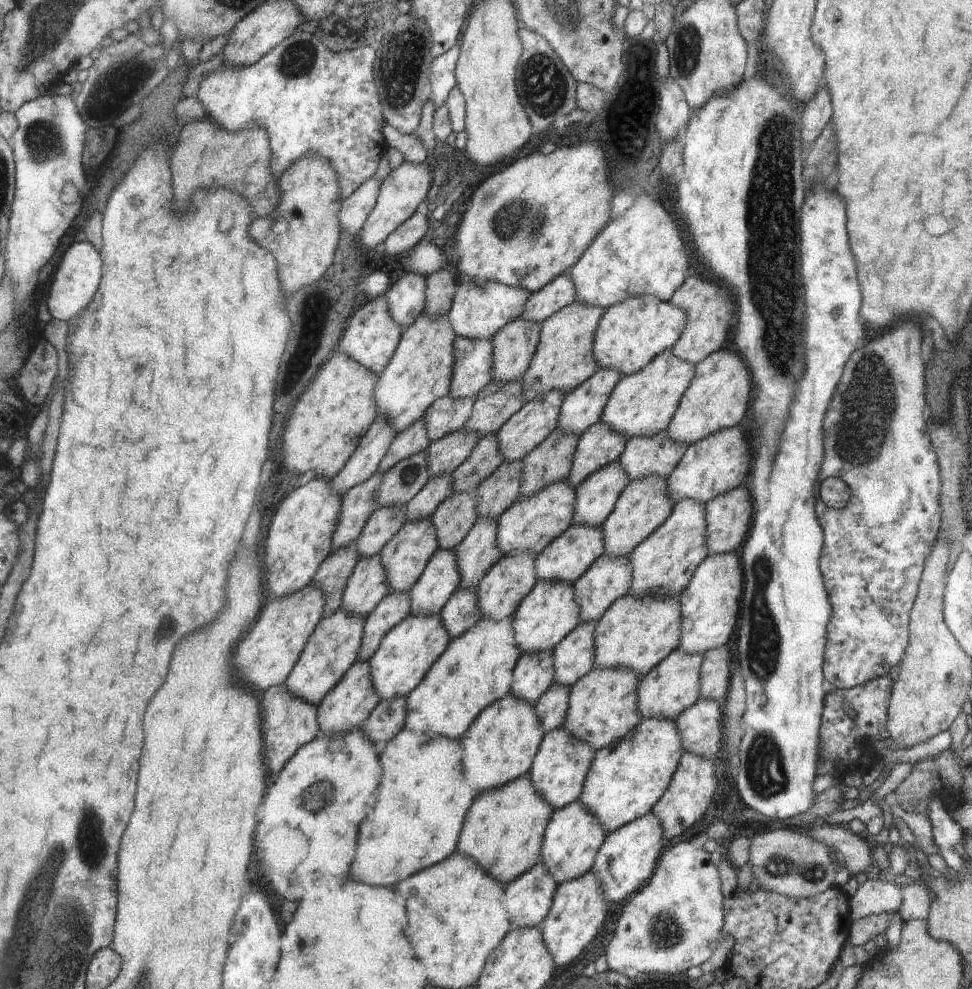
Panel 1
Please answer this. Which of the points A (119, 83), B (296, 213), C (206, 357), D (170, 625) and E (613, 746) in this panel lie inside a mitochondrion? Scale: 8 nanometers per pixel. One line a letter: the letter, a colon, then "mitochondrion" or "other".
A: mitochondrion
B: other
C: other
D: mitochondrion
E: other

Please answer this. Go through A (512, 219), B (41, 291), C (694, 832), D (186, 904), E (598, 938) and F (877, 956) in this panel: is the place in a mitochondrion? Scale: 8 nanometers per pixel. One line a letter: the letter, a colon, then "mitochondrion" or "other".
A: mitochondrion
B: other
C: other
D: other
E: other
F: other

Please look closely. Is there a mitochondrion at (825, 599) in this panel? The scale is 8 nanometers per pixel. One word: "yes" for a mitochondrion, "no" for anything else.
no

